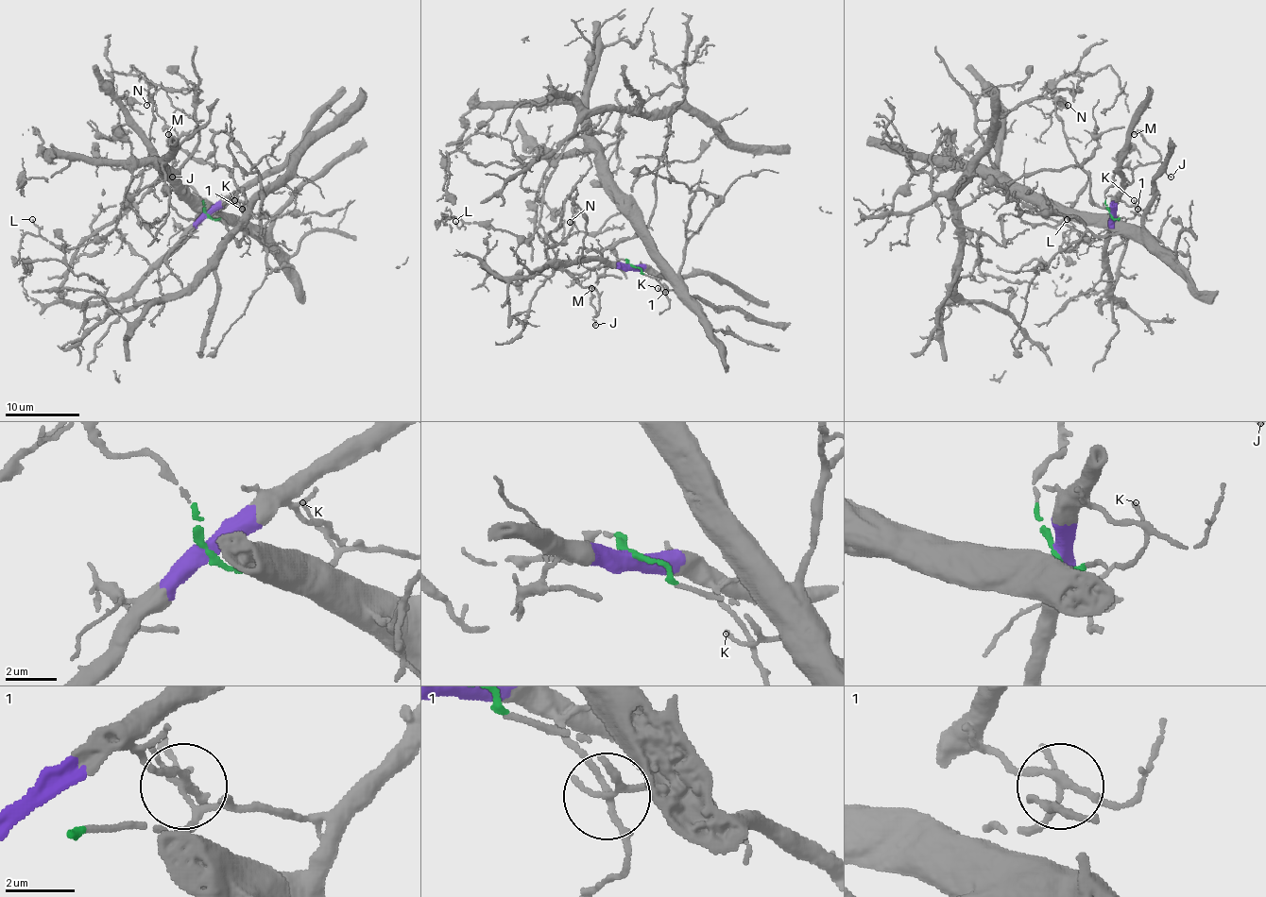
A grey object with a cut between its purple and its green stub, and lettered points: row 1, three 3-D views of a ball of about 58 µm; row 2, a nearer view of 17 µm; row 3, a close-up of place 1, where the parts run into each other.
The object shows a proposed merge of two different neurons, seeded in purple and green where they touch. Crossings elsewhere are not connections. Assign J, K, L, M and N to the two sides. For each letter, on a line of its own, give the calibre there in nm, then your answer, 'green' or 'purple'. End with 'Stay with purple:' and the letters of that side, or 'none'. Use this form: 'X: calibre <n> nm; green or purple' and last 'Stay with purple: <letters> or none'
J: calibre 130 nm; purple
K: calibre 120 nm; green
L: calibre 100 nm; green
M: calibre 190 nm; purple
N: calibre 110 nm; purple
Stay with purple: J, M, N

